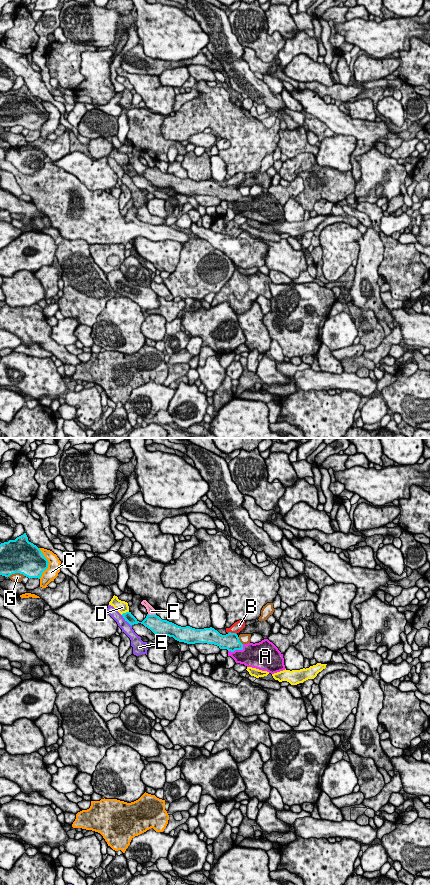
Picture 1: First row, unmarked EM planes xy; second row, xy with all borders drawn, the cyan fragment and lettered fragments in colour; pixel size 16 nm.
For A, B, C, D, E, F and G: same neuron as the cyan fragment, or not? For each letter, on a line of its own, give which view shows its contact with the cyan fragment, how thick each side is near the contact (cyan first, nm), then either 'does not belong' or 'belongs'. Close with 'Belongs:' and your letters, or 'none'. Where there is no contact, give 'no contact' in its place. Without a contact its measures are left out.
A: xy | 280/340 nm | belongs
B: xy | 280/160 nm | does not belong
C: xy | 420/200 nm | does not belong
D: xy | 140/190 nm | does not belong
E: xy | 140/160 nm | does not belong
F: xy | 260/130 nm | does not belong
G: xy | 500/160 nm | does not belong
Belongs: A

